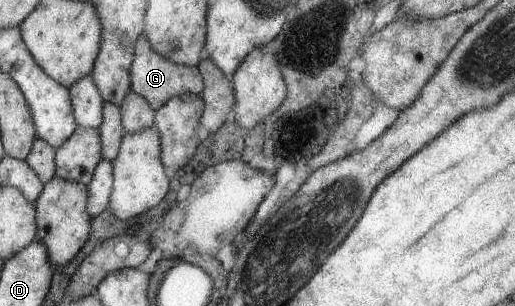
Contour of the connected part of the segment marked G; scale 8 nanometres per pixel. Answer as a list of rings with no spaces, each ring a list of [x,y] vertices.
[[[143,33],[136,41],[130,74],[132,90],[142,95],[154,110],[159,109],[160,105],[163,105],[163,103],[170,100],[173,96],[181,96],[181,93],[201,95],[204,90],[204,79],[198,66],[186,66],[169,61],[153,49],[153,46]]]

